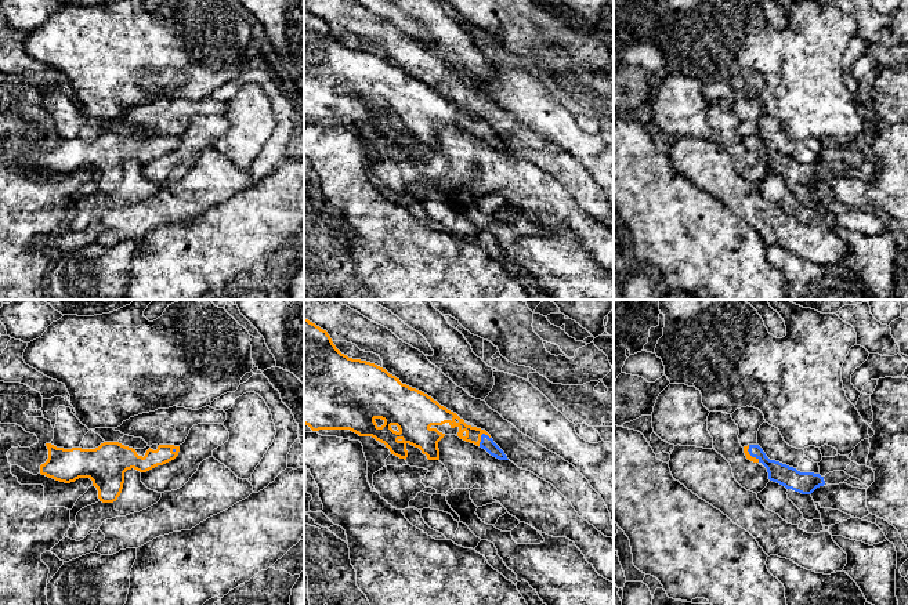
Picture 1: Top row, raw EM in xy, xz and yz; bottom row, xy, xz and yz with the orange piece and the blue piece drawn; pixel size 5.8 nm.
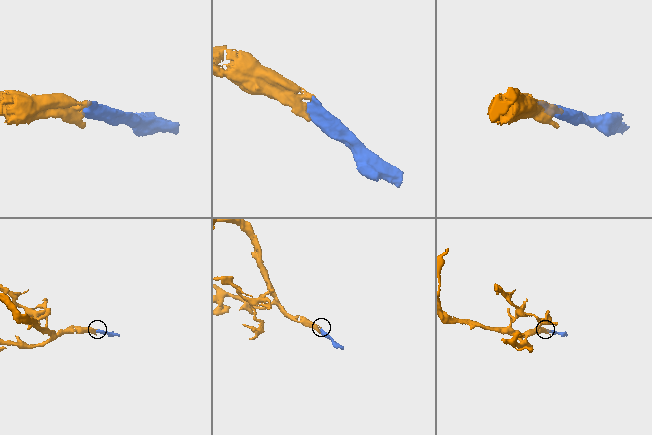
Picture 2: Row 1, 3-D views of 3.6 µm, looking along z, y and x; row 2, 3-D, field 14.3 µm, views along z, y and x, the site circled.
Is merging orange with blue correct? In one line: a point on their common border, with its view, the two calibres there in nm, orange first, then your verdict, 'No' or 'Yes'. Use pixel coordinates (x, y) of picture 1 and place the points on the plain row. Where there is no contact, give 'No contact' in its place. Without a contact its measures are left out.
Touches orange at xz (480, 129). Thickness 90 nm (orange) against 70 nm. Yes

